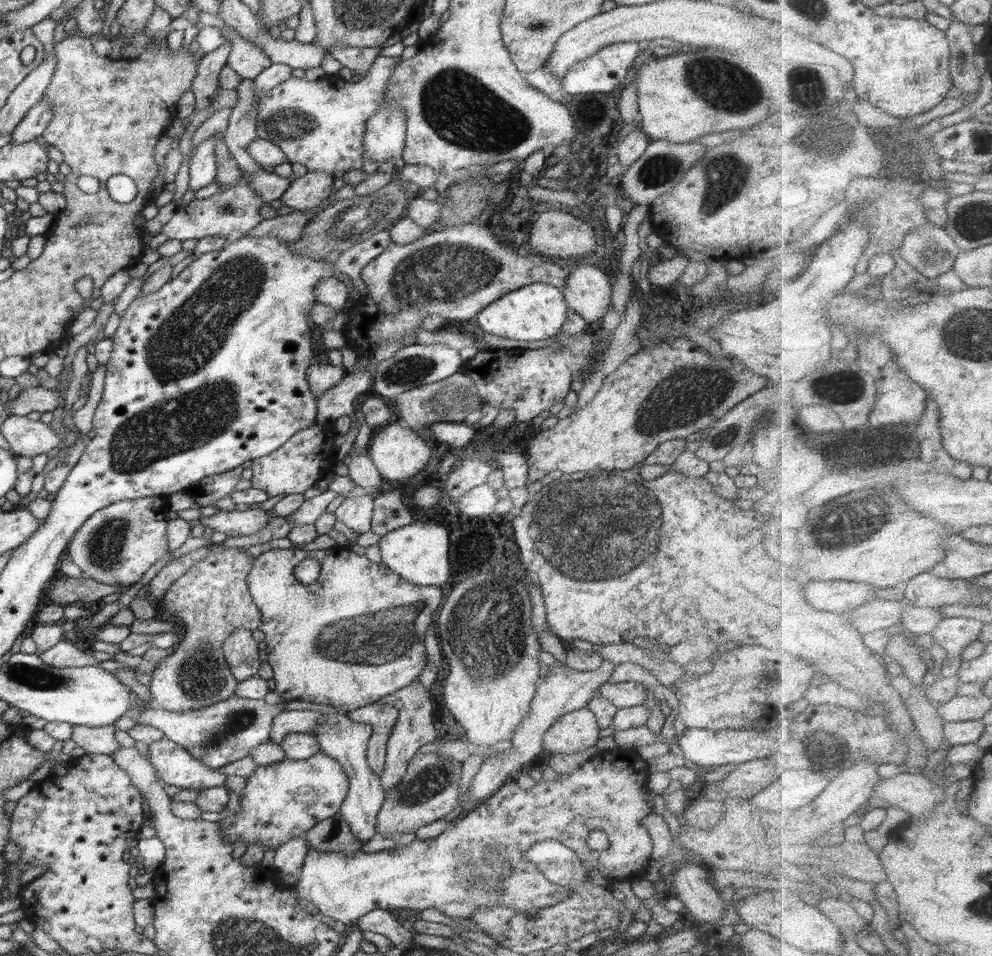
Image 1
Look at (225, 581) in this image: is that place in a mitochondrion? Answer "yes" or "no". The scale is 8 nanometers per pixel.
no

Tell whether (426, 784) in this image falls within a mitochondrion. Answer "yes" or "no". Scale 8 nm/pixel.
yes

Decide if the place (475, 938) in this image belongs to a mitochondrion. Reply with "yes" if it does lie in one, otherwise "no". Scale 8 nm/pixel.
no

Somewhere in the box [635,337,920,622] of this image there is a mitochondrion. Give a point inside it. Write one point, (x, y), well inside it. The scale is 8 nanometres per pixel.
(840, 528)

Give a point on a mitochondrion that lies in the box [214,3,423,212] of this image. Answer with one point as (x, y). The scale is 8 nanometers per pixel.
(288, 124)

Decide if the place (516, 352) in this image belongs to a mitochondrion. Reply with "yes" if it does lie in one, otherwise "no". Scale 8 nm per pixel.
no

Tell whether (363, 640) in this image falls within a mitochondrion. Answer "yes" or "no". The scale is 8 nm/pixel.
yes

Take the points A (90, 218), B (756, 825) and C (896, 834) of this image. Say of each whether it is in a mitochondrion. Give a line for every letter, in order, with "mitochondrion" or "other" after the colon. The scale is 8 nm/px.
A: mitochondrion
B: other
C: other

